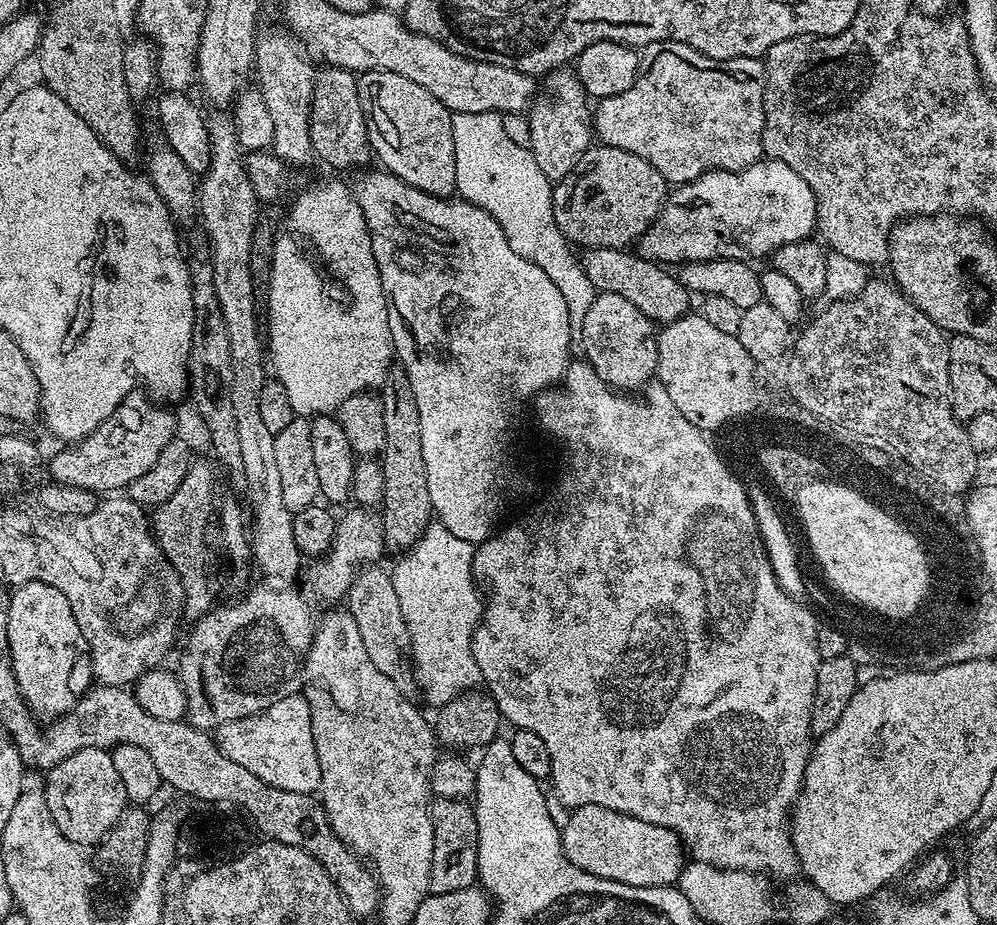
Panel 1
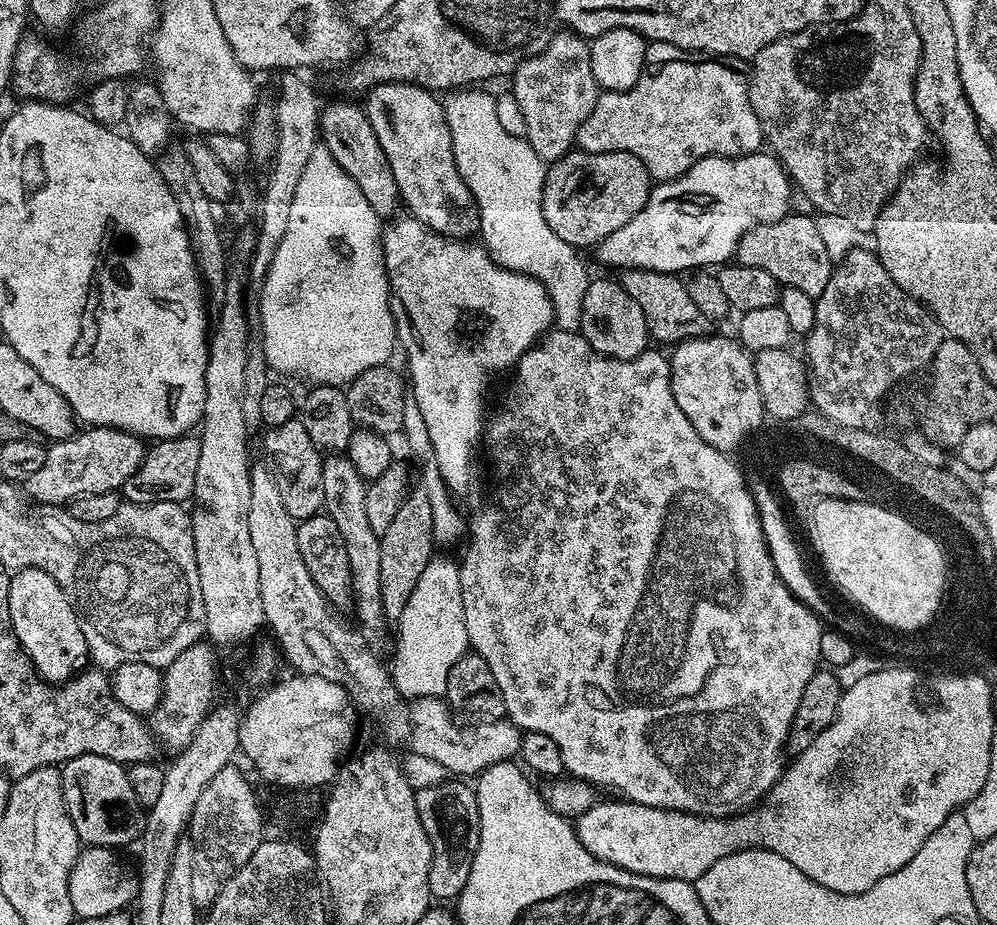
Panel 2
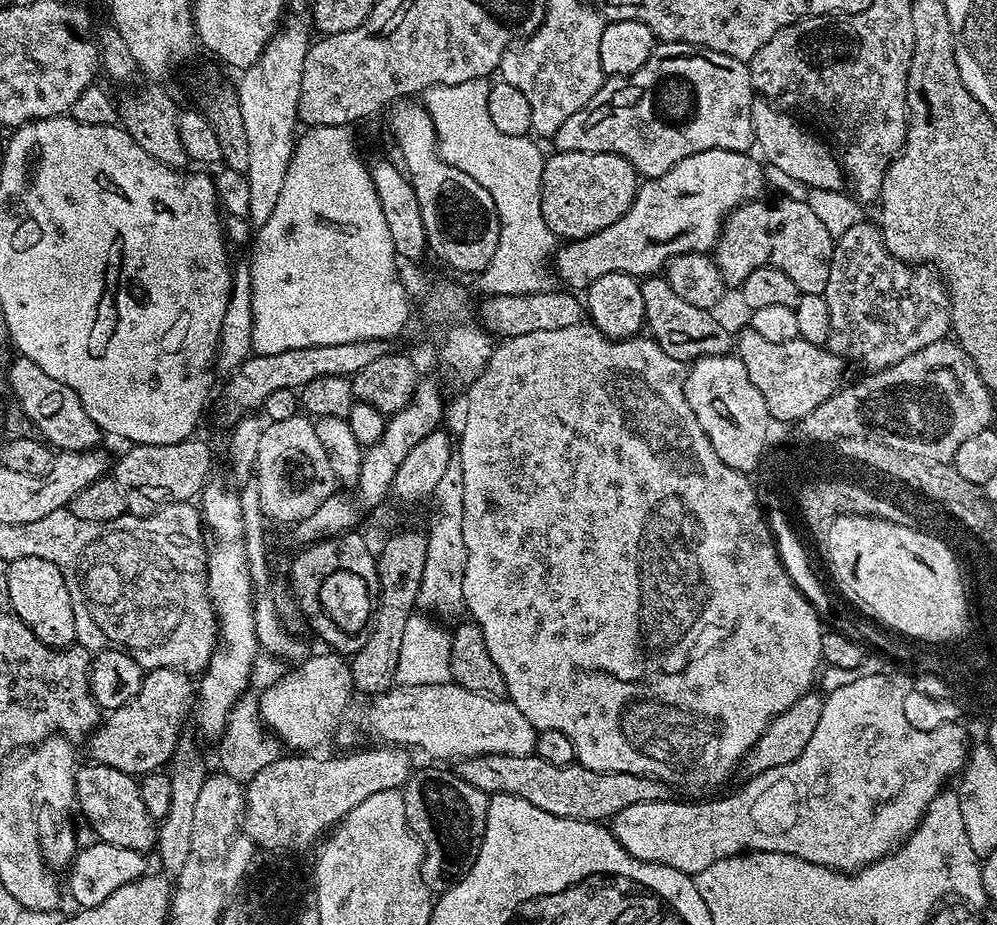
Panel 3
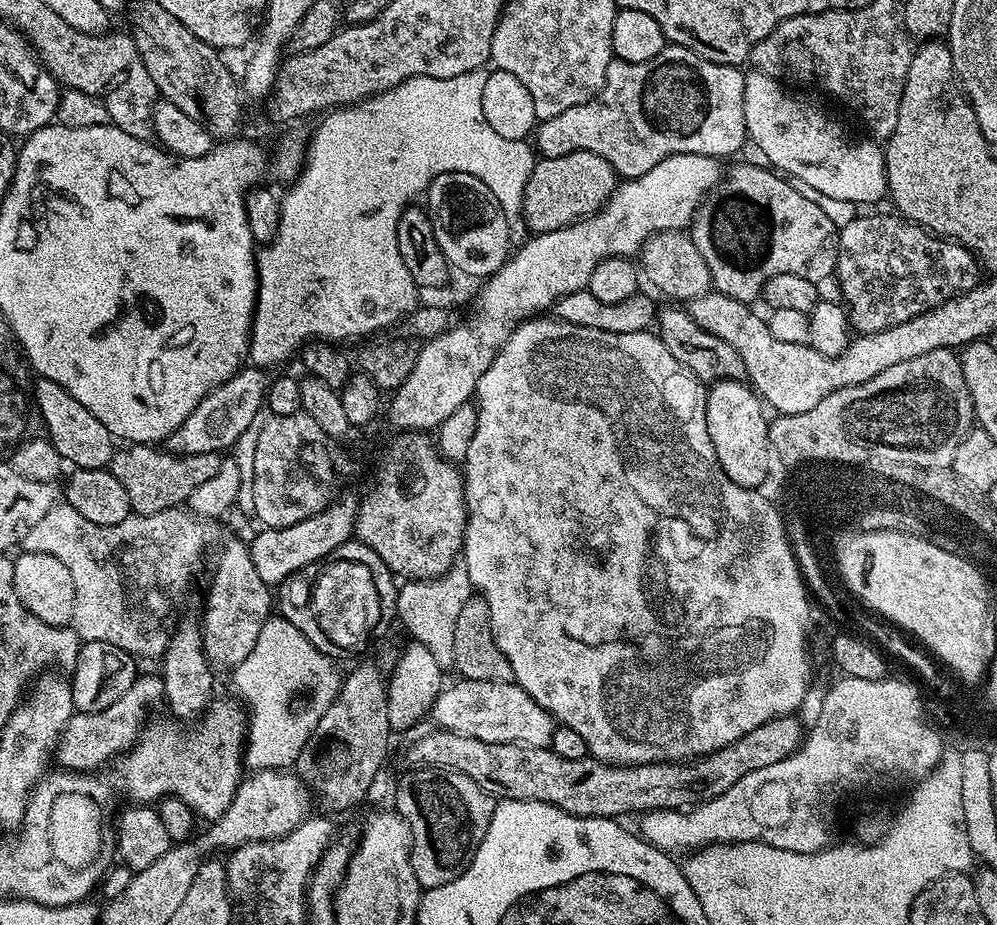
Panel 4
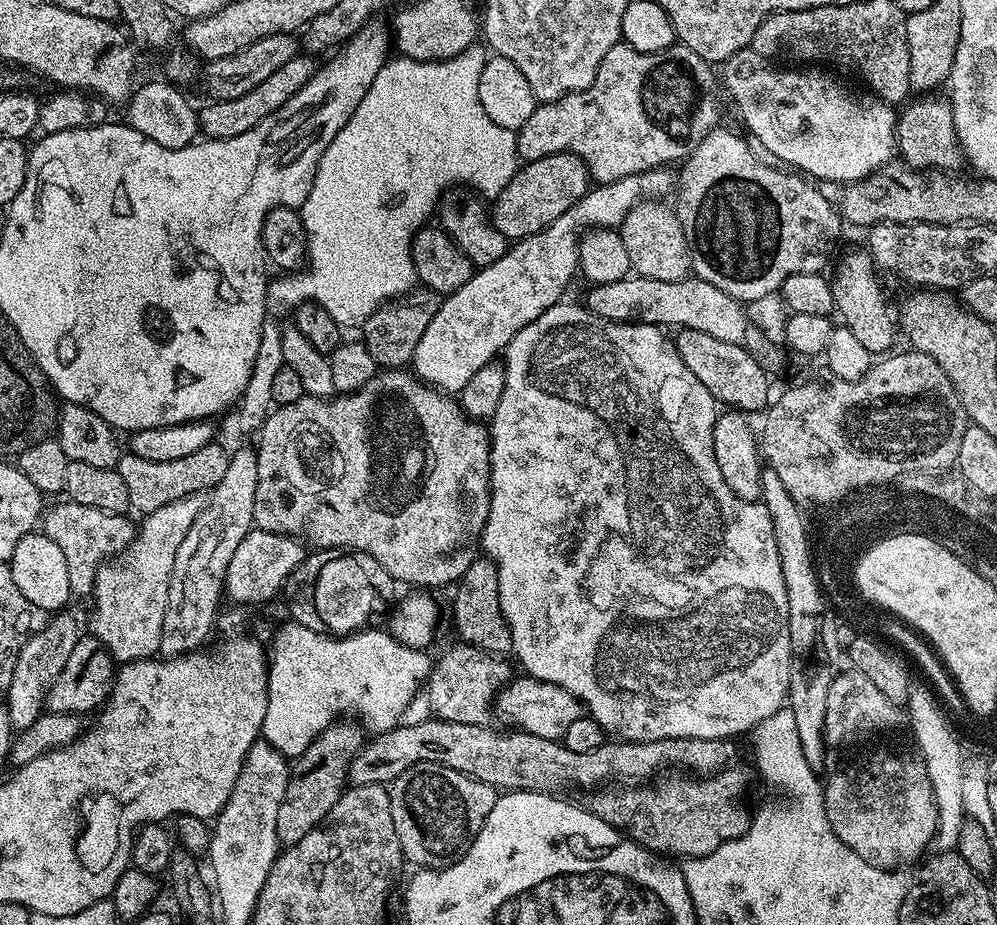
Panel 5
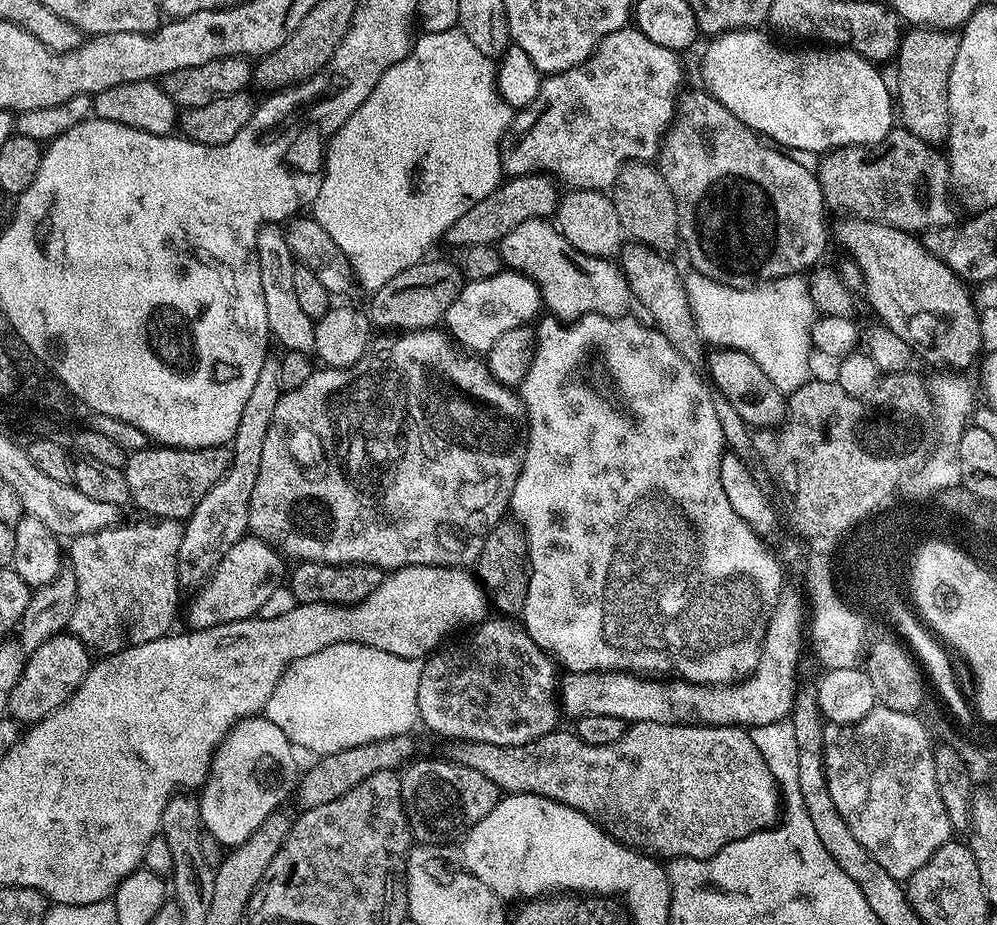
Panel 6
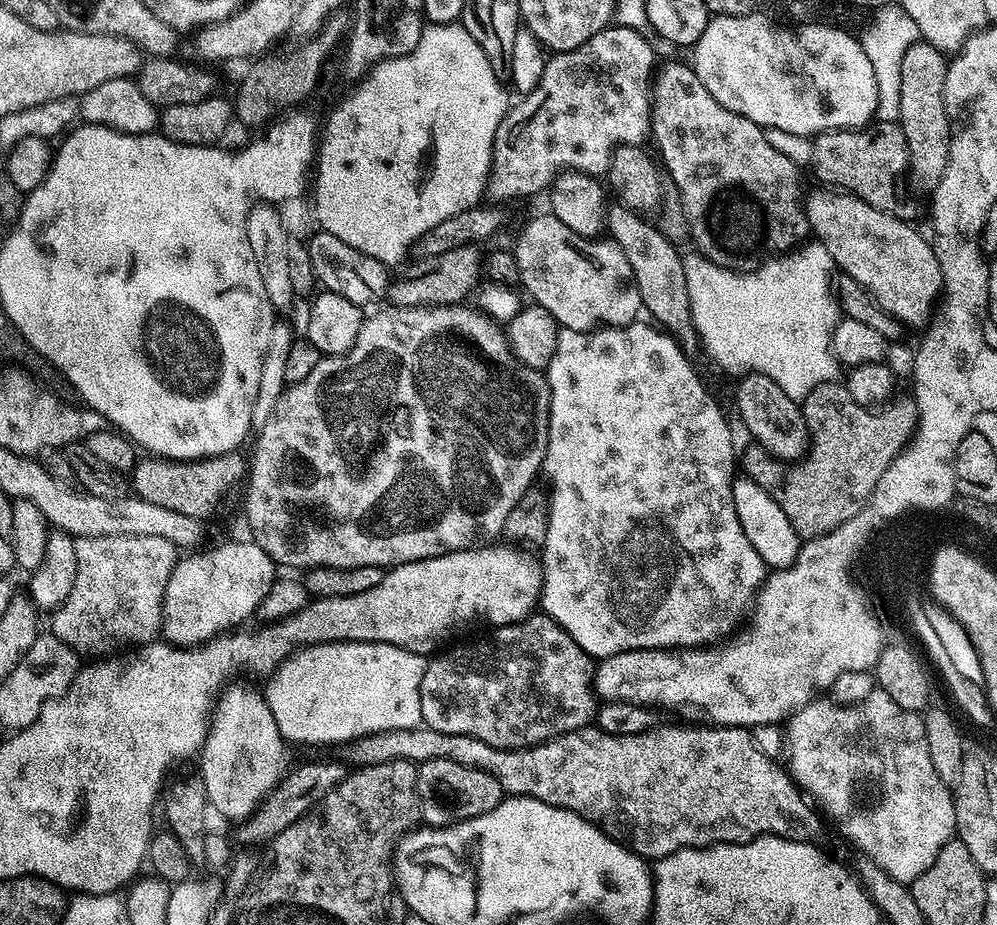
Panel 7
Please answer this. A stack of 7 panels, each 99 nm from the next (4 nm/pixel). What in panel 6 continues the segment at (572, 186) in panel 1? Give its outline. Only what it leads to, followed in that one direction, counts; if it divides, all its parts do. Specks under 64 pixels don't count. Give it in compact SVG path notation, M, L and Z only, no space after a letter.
M533 174L531 176L514 176L505 179L478 206L470 206L454 226L450 226L446 240L456 248L465 248L475 244L499 245L500 239L514 226L522 226L522 222L543 220L555 213L557 204L560 203L561 193L556 192L557 181L548 174Z

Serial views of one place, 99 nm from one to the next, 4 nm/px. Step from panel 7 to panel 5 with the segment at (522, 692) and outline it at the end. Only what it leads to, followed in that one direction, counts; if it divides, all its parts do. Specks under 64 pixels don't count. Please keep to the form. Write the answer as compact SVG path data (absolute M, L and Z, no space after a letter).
M459 646L460 648L452 648L448 653L445 654L441 660L437 659L433 663L432 670L428 674L426 681L426 694L430 698L430 706L432 707L432 716L438 720L445 720L446 722L462 722L463 724L488 724L490 718L488 715L493 715L494 712L494 701L501 688L505 684L509 683L513 679L514 673L512 673L512 668L507 663L507 659L501 658L499 656L492 655L491 652L483 652L481 648L474 648L471 646Z

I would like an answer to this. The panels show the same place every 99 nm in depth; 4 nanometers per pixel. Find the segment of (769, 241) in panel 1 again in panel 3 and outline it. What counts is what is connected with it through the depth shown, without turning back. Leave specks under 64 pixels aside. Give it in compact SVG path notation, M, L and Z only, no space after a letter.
M721 148L702 150L698 154L690 154L690 158L682 158L682 162L666 170L666 174L645 179L636 189L630 210L626 210L618 222L606 226L606 230L598 230L598 234L590 234L581 240L569 240L555 249L555 279L559 283L561 280L564 283L561 285L569 289L585 290L602 274L621 272L637 278L647 278L659 273L676 255L687 252L711 253L716 247L720 227L724 225L728 213L733 212L745 200L755 200L763 193L760 191L764 188L764 172L760 169L761 161L757 160L748 152Z

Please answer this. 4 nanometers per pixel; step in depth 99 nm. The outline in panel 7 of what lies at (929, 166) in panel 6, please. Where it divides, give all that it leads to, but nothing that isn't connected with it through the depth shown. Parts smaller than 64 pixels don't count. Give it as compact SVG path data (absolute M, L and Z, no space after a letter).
M881 123L877 132L873 130L845 130L842 132L822 132L811 141L812 144L812 168L816 176L821 180L821 185L831 186L836 190L843 190L857 196L859 200L865 200L870 206L878 210L888 212L899 220L915 221L916 208L908 197L910 193L906 177L910 167L908 147L906 146L906 134L900 129L899 123Z

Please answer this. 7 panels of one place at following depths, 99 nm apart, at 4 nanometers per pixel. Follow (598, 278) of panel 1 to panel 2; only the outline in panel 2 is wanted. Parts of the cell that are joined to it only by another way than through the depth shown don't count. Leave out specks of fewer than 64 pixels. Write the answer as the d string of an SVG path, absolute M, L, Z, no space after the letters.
M625 268L619 273L618 281L642 306L643 317L646 318L646 326L653 341L661 340L667 346L675 346L684 340L706 336L713 331L714 321L698 310L696 303L690 298L687 283L679 275L658 270Z

